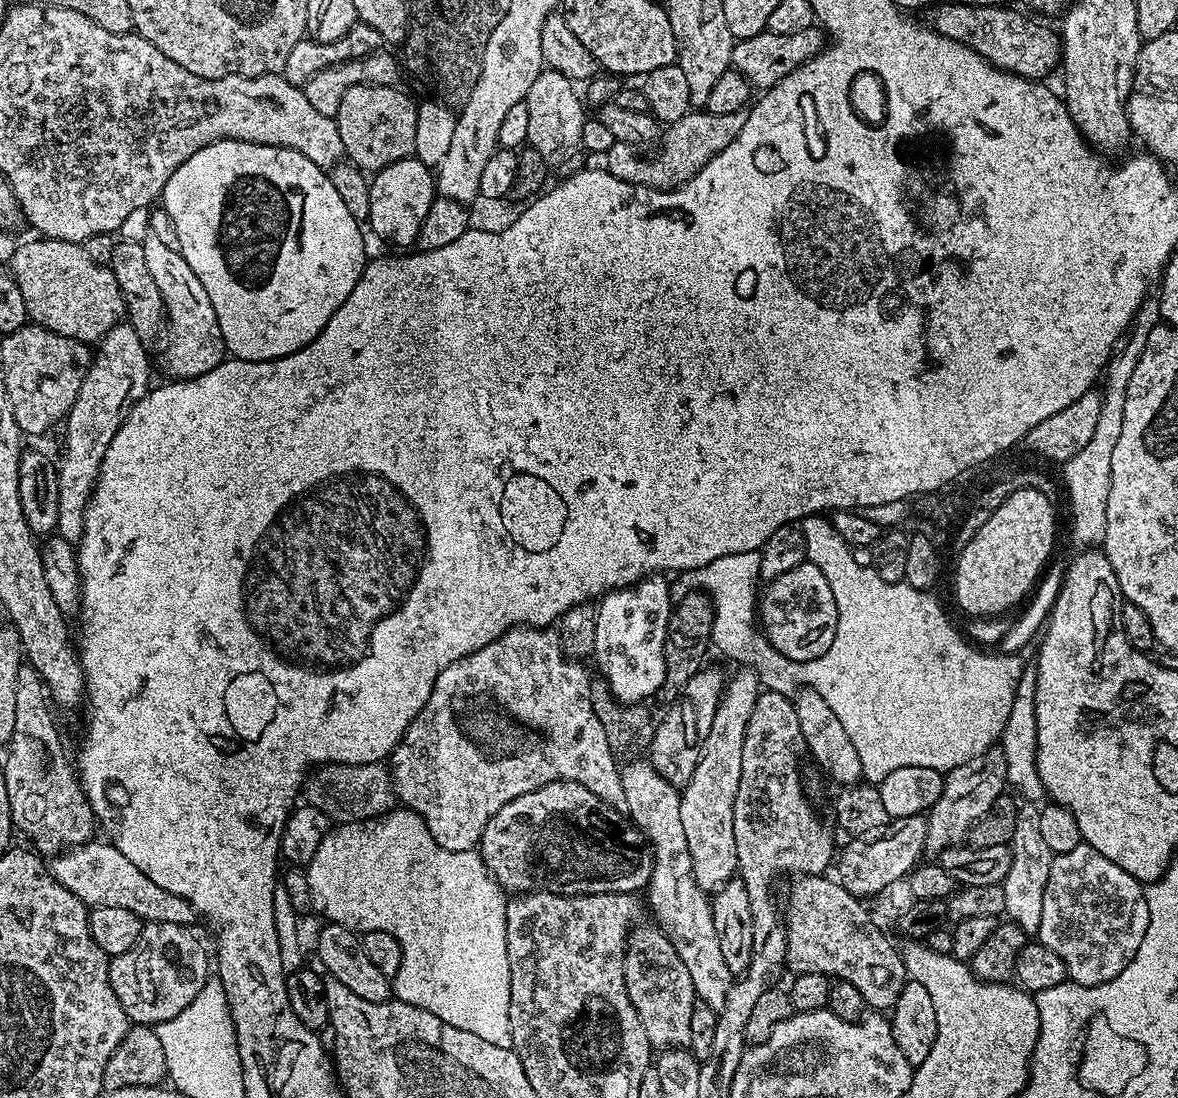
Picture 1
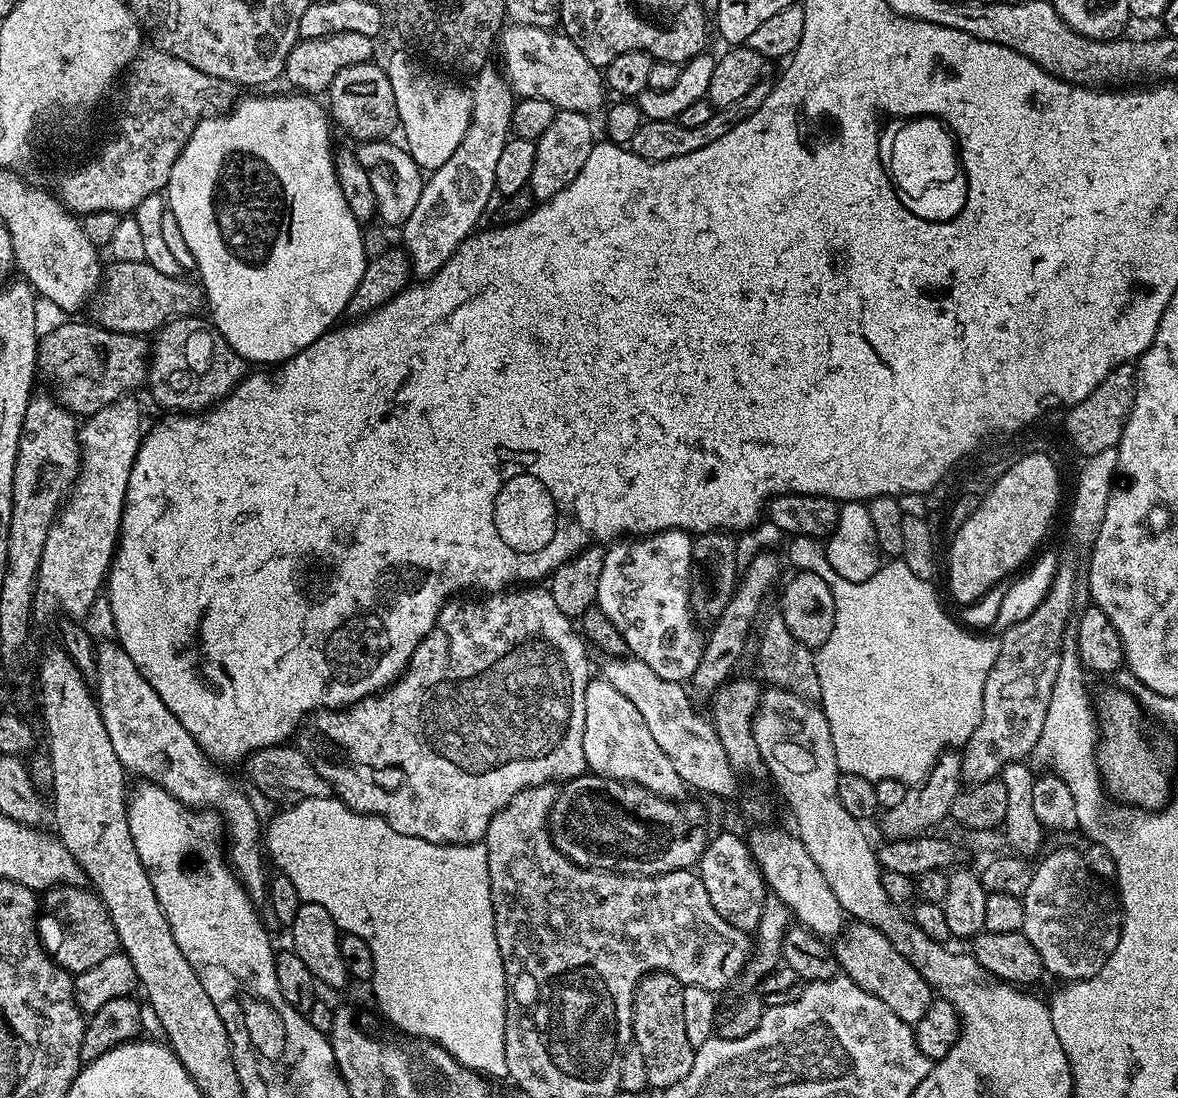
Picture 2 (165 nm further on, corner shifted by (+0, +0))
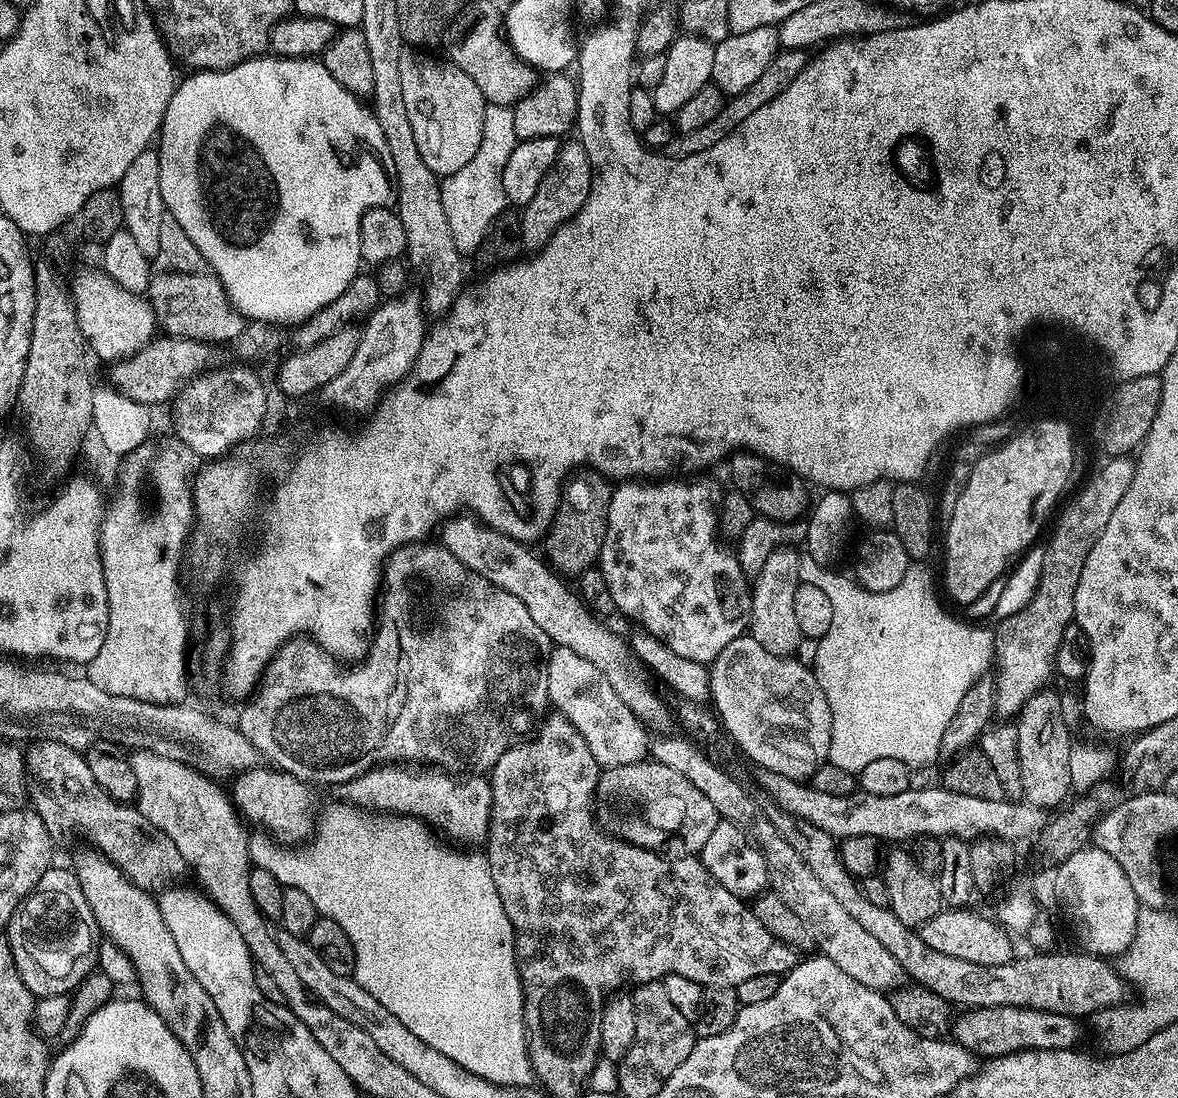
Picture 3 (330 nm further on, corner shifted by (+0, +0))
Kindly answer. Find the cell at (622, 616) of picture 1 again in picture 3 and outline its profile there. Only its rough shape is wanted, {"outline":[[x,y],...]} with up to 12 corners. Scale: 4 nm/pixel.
{"outline":[[704,484],[613,491],[614,602],[711,665],[749,631],[750,578]]}

